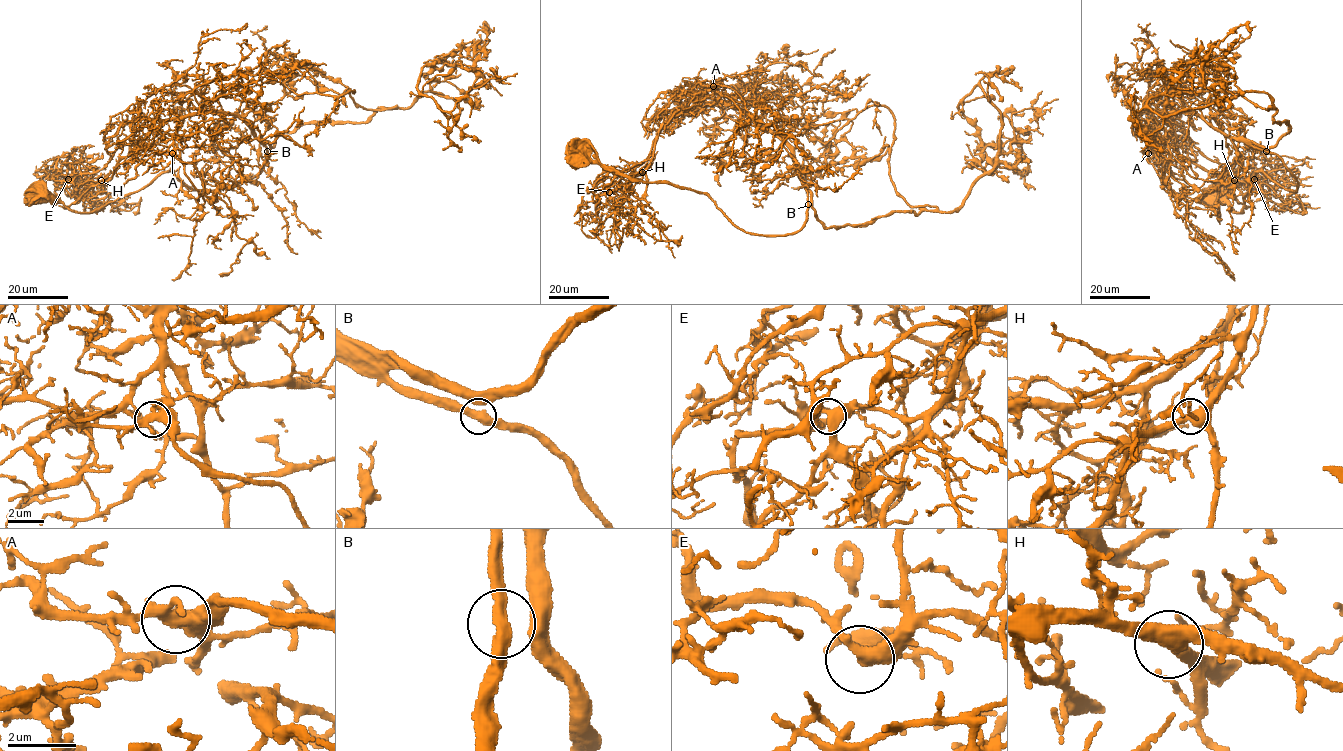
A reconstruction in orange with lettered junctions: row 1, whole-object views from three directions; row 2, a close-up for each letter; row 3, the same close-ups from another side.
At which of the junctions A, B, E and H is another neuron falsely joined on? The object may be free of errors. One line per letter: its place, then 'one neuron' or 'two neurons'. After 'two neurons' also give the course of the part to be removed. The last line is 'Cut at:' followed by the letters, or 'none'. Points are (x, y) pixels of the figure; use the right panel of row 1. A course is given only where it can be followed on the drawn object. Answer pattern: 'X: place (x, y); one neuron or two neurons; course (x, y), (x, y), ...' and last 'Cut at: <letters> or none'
A: place (1148, 153); one neuron
B: place (1266, 151); one neuron
E: place (1254, 179); one neuron
H: place (1234, 180); one neuron
Cut at: none

